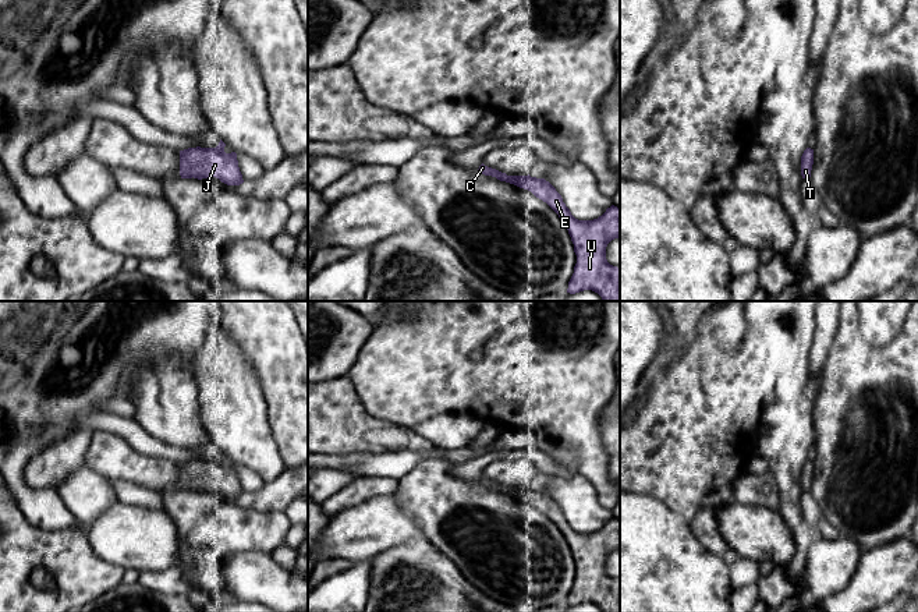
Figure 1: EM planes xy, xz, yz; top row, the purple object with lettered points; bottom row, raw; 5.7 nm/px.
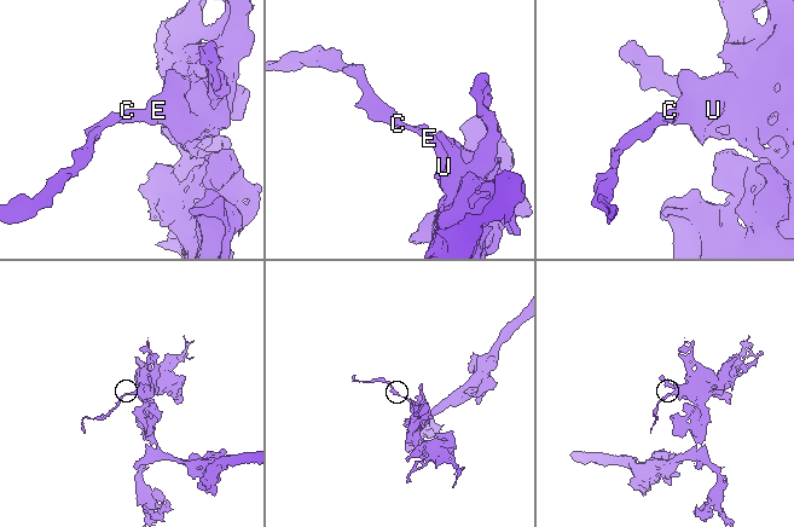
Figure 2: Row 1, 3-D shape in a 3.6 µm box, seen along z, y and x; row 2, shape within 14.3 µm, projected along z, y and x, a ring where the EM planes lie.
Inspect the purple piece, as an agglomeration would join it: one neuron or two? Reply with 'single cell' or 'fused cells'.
single cell

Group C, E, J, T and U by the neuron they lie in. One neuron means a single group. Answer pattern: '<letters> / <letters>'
C E J T U

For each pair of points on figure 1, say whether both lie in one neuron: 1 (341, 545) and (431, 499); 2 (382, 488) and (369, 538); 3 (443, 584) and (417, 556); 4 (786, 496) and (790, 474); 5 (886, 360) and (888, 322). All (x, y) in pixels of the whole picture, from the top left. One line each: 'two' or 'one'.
1: two
2: two
3: one
4: one
5: two

